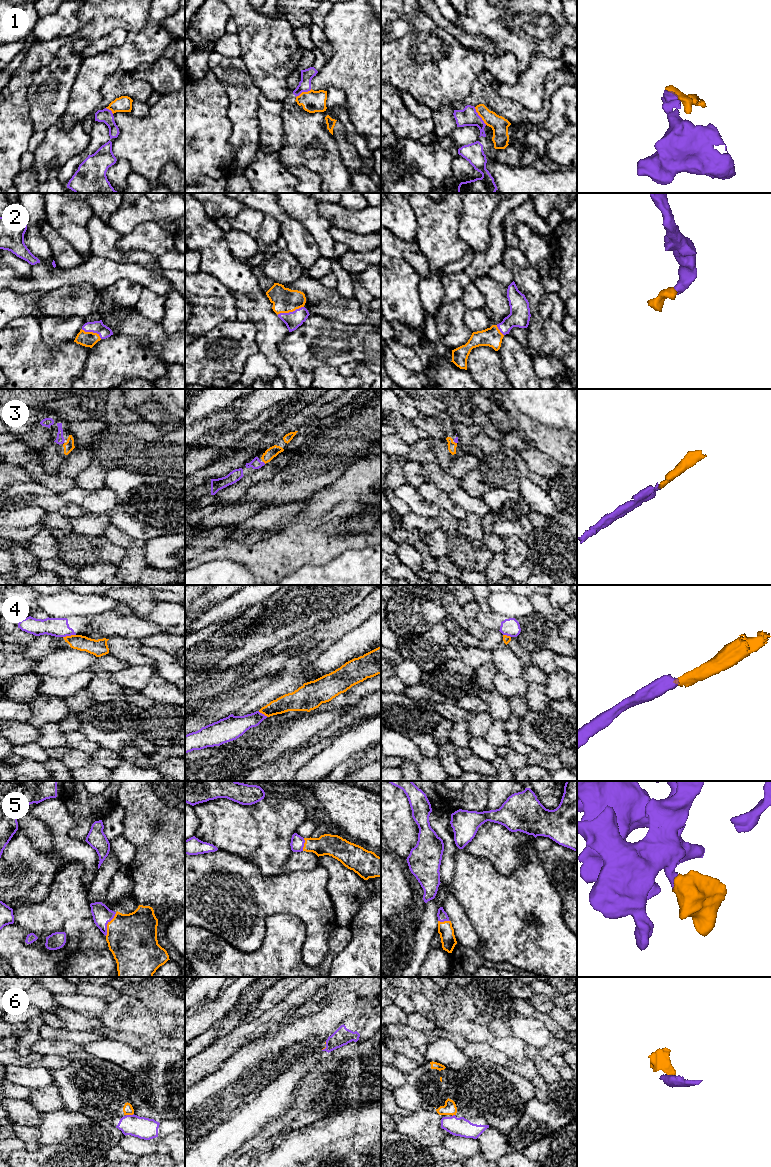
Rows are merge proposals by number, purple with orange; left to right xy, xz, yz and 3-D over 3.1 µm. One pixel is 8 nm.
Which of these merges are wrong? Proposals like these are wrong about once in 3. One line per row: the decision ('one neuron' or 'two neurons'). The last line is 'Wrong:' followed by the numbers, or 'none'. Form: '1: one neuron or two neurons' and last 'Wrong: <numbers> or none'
1: one neuron
2: one neuron
3: one neuron
4: two neurons
5: one neuron
6: two neurons
Wrong: 4, 6

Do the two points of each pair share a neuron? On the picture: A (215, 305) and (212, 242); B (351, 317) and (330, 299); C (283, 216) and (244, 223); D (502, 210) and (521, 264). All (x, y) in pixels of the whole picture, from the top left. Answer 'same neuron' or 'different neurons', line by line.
A: different neurons
B: same neuron
C: different neurons
D: different neurons

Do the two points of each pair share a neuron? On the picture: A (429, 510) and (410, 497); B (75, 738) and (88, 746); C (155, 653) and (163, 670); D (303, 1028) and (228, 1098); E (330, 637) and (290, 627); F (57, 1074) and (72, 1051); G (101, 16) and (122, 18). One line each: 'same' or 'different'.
A: same
B: same
C: same
D: same
E: different
F: different
G: same

